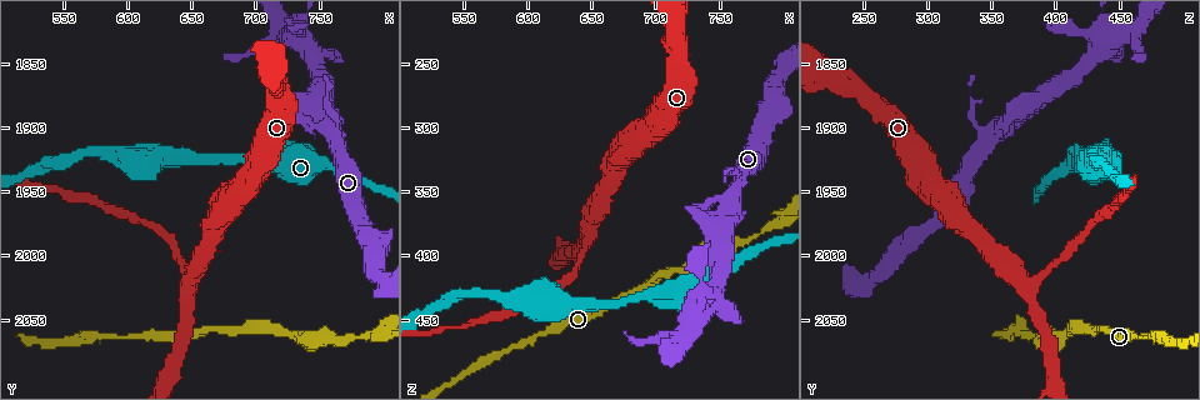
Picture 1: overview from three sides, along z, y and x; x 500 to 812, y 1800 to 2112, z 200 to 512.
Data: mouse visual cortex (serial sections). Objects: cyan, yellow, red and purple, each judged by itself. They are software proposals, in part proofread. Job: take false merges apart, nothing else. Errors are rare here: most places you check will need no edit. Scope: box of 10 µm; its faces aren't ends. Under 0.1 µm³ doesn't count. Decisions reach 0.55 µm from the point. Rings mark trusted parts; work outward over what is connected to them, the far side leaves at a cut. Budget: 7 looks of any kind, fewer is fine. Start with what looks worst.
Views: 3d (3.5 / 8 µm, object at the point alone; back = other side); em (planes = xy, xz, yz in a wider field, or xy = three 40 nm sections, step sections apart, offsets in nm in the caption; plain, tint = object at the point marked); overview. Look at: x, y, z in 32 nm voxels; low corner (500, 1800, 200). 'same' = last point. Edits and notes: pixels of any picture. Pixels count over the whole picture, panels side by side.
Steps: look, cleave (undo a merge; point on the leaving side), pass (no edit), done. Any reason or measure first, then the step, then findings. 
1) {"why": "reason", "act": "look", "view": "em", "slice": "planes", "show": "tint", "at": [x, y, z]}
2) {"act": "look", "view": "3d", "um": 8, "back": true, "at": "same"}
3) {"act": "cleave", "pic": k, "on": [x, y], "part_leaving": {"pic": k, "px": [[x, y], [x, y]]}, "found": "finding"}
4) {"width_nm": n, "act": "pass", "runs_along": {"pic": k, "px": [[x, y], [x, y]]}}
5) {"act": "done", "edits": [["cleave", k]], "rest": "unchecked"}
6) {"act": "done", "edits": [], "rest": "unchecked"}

{"why": "three-way junction", "act": "look", "view": "3d", "um": 8, "at": [650, 2024, 380]}

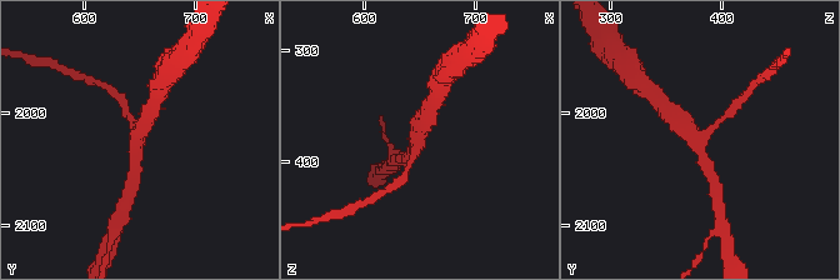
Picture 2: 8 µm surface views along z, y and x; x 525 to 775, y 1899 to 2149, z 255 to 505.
{"act": "look", "view": "3d", "um": 3.5, "at": "same"}

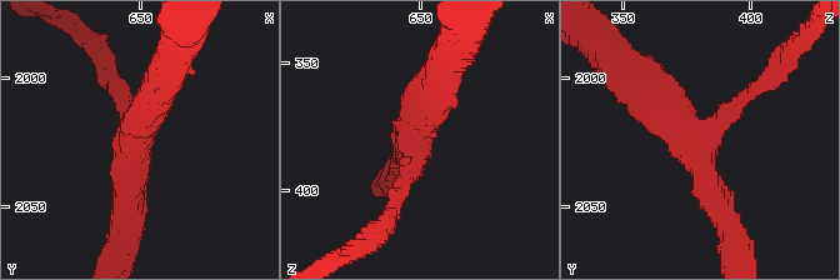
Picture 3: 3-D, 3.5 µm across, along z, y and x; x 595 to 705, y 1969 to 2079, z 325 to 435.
{"arms": 3, "arm_widths_nm": [200, 350, 450], "why": "now the EM", "act": "look", "view": "em", "slice": "planes", "show": "tint", "at": [650, 2022, 377]}

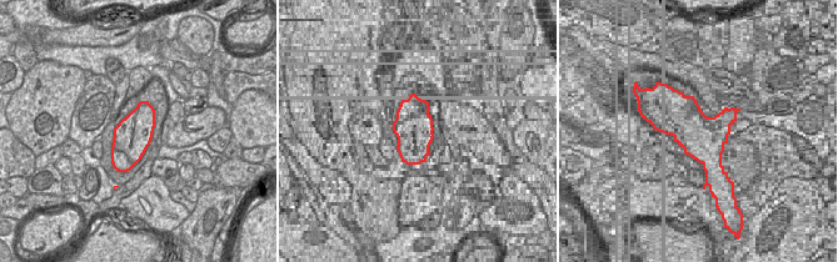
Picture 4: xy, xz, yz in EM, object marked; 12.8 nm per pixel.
{"act": "pass", "found": "all the same cell"}

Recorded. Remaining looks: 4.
{"why": "sharp bend", "act": "look", "view": "3d", "um": 8, "at": [758, 1894, 370]}

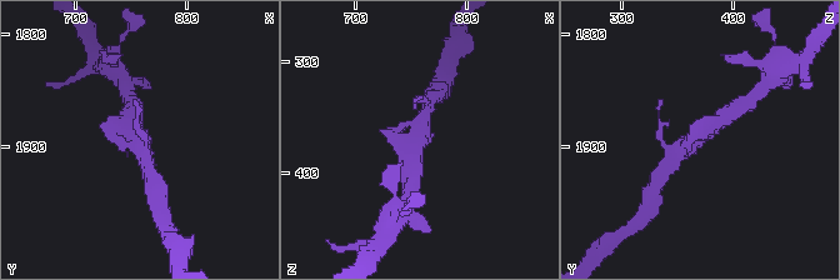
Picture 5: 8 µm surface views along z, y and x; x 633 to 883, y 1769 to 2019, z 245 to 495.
{"why": "closer look", "act": "look", "view": "3d", "um": 3.5, "at": "same"}

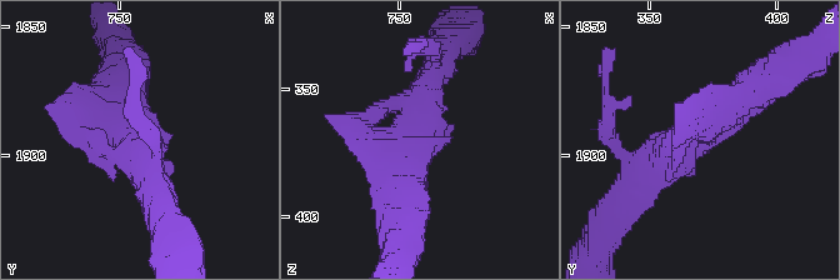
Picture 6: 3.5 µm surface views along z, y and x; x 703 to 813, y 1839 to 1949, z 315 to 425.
{"act": "look", "view": "em", "slice": "xy", "step": 3, "show": "tint", "at": [755, 1892, 369]}

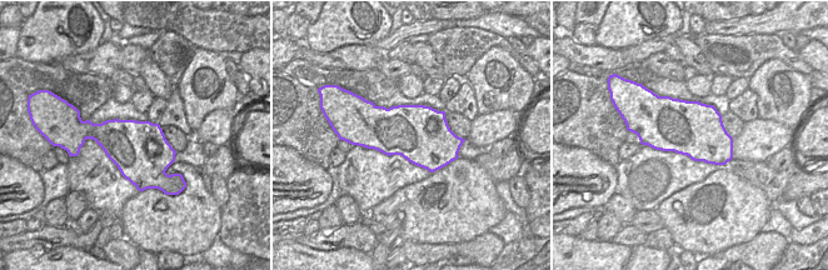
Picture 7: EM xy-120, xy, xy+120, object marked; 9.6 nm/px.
{"act": "pass", "found": "one cell here"}

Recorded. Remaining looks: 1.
{"act": "done", "edits": [], "rest": "unchecked"}

